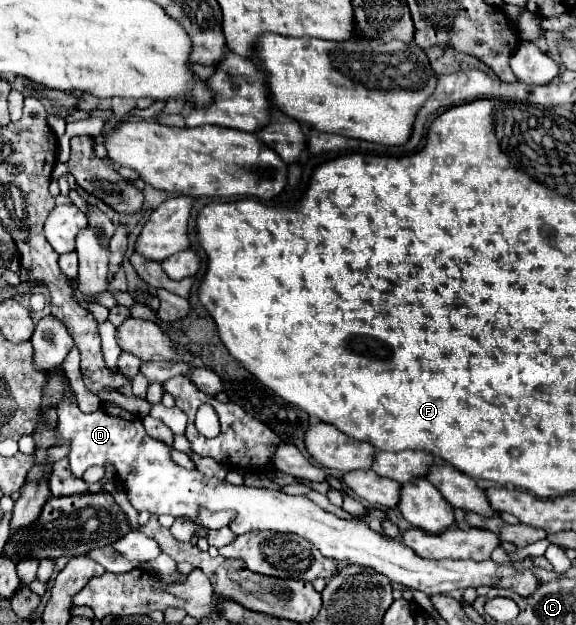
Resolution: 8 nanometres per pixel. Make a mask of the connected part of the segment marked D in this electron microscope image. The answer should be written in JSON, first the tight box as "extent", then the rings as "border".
{"extent":[55,391,539,595],"border":[[[73,391],[65,393],[65,397],[61,399],[61,403],[57,405],[57,413],[59,413],[59,425],[55,429],[55,445],[61,445],[65,441],[71,441],[69,445],[69,465],[75,477],[81,477],[89,467],[93,465],[101,465],[105,467],[105,463],[111,463],[115,469],[115,481],[119,483],[119,487],[125,491],[129,503],[135,507],[137,513],[141,511],[149,511],[151,515],[173,515],[173,517],[181,517],[187,515],[191,519],[199,517],[201,509],[207,511],[235,511],[235,519],[229,523],[229,529],[235,535],[241,533],[249,533],[255,529],[269,529],[269,531],[281,531],[281,533],[297,533],[305,539],[309,539],[325,557],[333,557],[341,563],[355,563],[361,567],[371,567],[377,573],[389,577],[395,583],[401,583],[409,589],[417,589],[431,595],[447,595],[453,589],[465,589],[469,585],[479,587],[479,585],[495,585],[495,587],[511,587],[515,589],[519,595],[529,595],[531,591],[537,589],[539,581],[535,579],[533,573],[529,571],[517,571],[513,567],[499,567],[495,565],[491,559],[489,561],[427,561],[423,557],[419,557],[417,553],[413,553],[399,537],[385,537],[377,531],[373,531],[365,521],[347,521],[347,519],[339,519],[333,513],[317,507],[313,501],[309,501],[307,497],[293,497],[287,495],[283,491],[269,491],[269,489],[257,489],[257,487],[245,487],[245,485],[229,485],[221,479],[207,479],[203,473],[199,471],[187,471],[183,467],[179,467],[173,459],[171,459],[171,447],[159,439],[153,439],[145,433],[141,417],[127,413],[125,409],[121,409],[115,403],[101,403],[101,409],[97,409],[91,415],[85,415],[79,411],[77,407],[77,397]]]}

